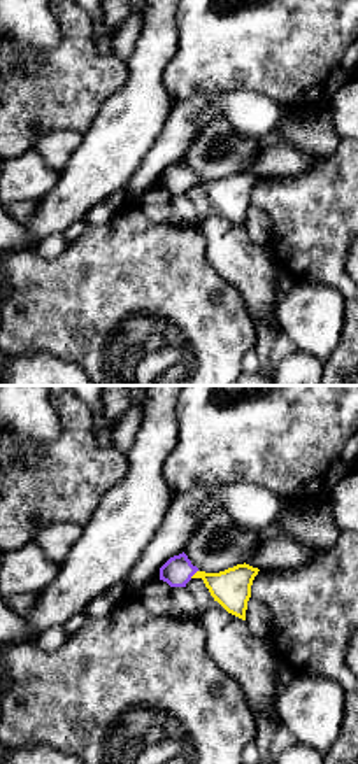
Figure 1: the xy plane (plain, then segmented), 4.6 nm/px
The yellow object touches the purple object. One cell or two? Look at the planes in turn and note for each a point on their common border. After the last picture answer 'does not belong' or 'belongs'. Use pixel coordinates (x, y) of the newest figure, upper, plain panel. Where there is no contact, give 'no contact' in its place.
(195, 181)

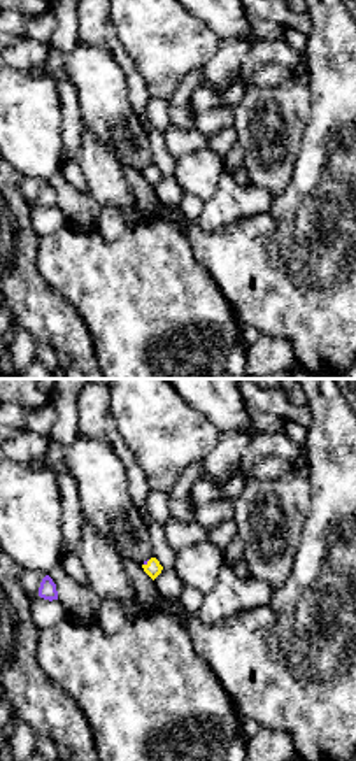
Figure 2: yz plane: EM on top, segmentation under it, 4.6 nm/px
(148, 170)

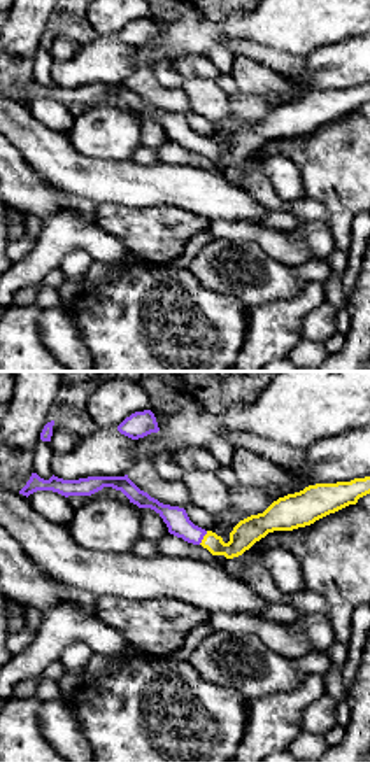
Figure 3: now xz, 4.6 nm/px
(204, 146)

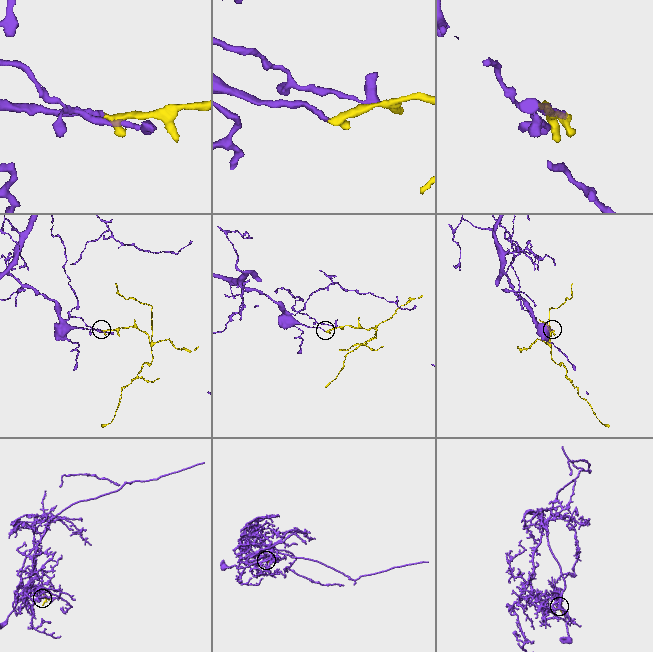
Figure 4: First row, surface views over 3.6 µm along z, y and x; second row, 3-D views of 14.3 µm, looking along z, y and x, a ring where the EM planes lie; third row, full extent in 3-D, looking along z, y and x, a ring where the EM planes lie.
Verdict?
belongs

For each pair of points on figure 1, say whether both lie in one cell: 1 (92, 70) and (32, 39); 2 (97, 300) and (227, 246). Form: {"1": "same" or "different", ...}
{"1": "different", "2": "different"}

